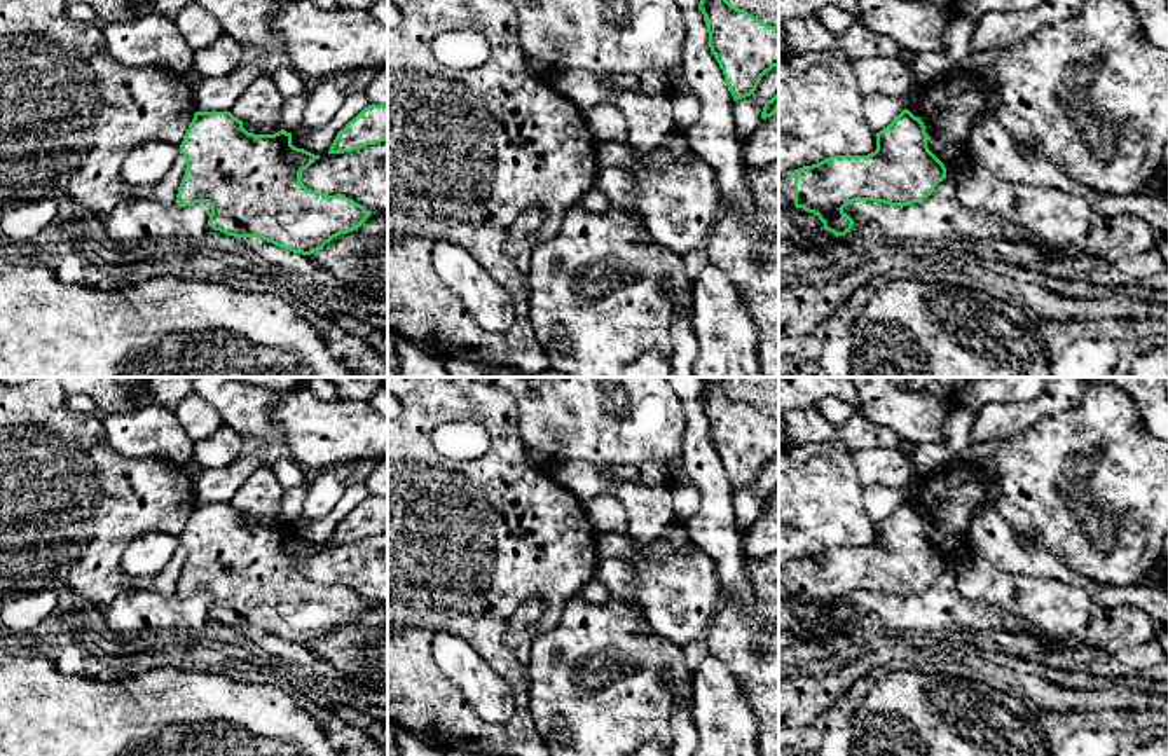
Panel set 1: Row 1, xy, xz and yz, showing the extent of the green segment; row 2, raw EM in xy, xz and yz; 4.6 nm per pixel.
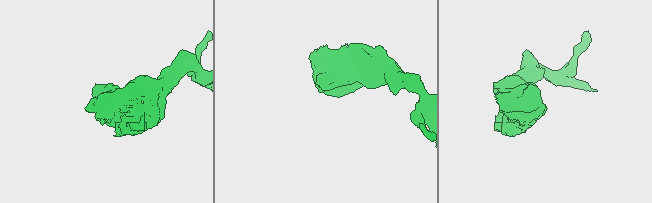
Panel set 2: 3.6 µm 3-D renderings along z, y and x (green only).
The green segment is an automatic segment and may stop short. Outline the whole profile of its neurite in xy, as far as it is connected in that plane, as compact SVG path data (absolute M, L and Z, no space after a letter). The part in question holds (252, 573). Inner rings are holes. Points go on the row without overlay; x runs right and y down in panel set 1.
M196 503L180 545L187 550L187 560L175 594L208 594L208 616L227 627L260 629L293 644L311 646L333 629L356 622L372 606L346 587L326 587L300 573L300 564L319 546L293 538L292 524L248 524L230 503Z

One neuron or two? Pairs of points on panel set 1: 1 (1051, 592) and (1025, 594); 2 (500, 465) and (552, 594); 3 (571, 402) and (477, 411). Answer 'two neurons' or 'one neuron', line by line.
1: one neuron
2: one neuron
3: two neurons

